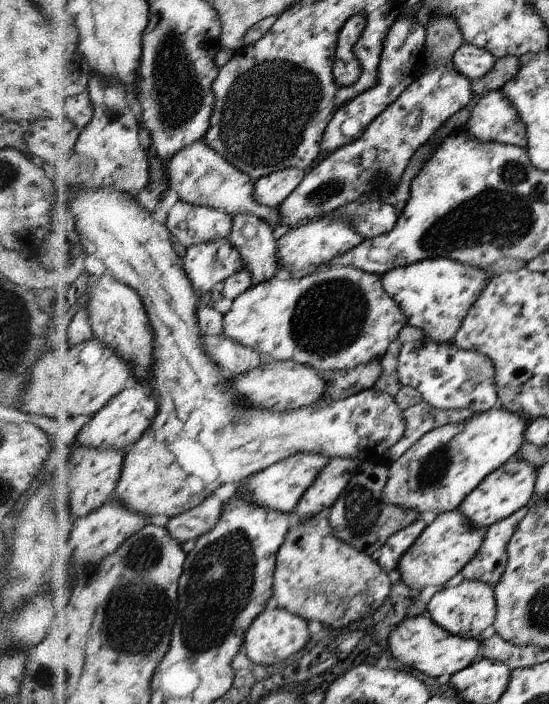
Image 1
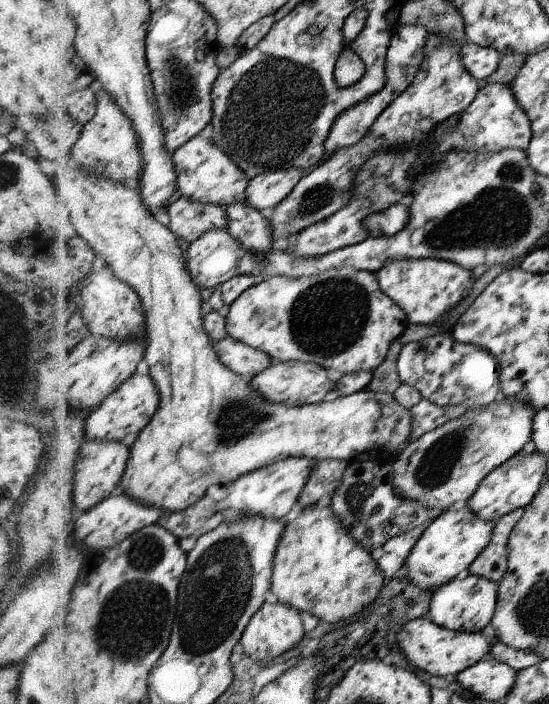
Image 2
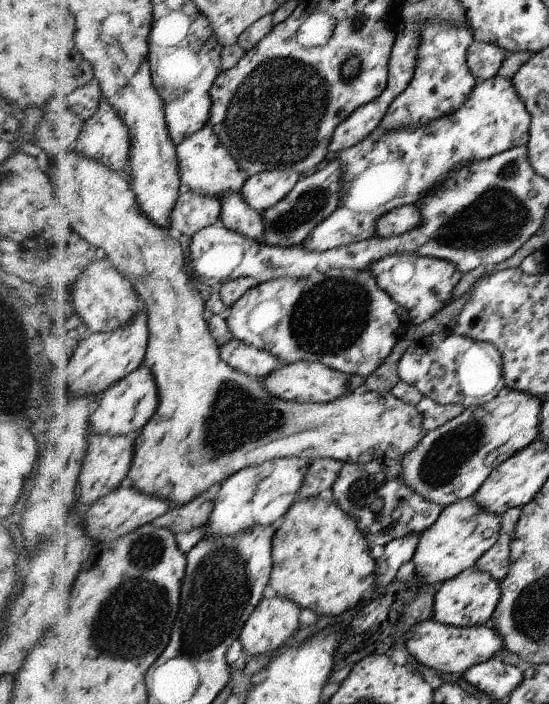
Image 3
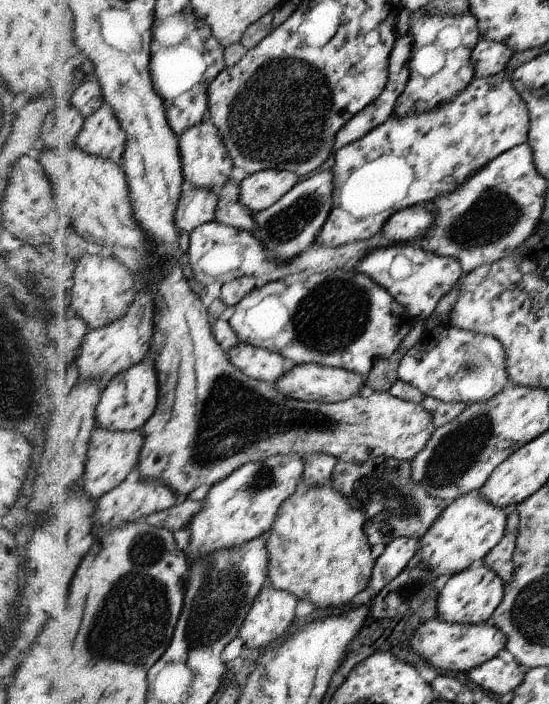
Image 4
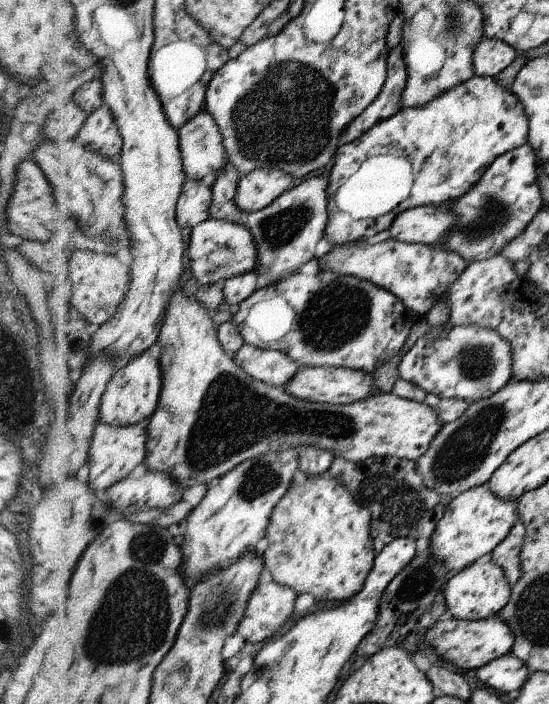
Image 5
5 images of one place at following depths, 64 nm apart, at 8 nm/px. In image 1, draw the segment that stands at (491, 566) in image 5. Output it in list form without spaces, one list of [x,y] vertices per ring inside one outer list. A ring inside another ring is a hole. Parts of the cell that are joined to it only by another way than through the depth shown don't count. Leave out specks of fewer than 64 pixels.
[[[458,579],[453,587],[437,592],[427,606],[429,616],[450,634],[462,638],[477,639],[488,626],[494,625],[498,603],[495,601],[494,588],[488,583]]]

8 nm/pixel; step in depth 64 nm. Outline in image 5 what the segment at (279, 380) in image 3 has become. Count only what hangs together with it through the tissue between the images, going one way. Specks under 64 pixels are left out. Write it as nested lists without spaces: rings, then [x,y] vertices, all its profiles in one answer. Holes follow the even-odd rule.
[[[303,367],[302,370],[287,384],[286,390],[308,402],[328,403],[331,405],[350,404],[366,398],[370,389],[375,388],[375,378],[364,371],[346,367]]]

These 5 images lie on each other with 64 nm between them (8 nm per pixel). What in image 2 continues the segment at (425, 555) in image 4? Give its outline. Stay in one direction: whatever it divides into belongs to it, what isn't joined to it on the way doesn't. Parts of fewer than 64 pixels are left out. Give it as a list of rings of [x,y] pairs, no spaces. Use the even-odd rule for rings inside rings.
[[[467,504],[445,510],[424,530],[423,536],[411,550],[405,562],[409,581],[421,589],[434,590],[457,578],[487,548],[495,524],[494,521],[479,519]]]

